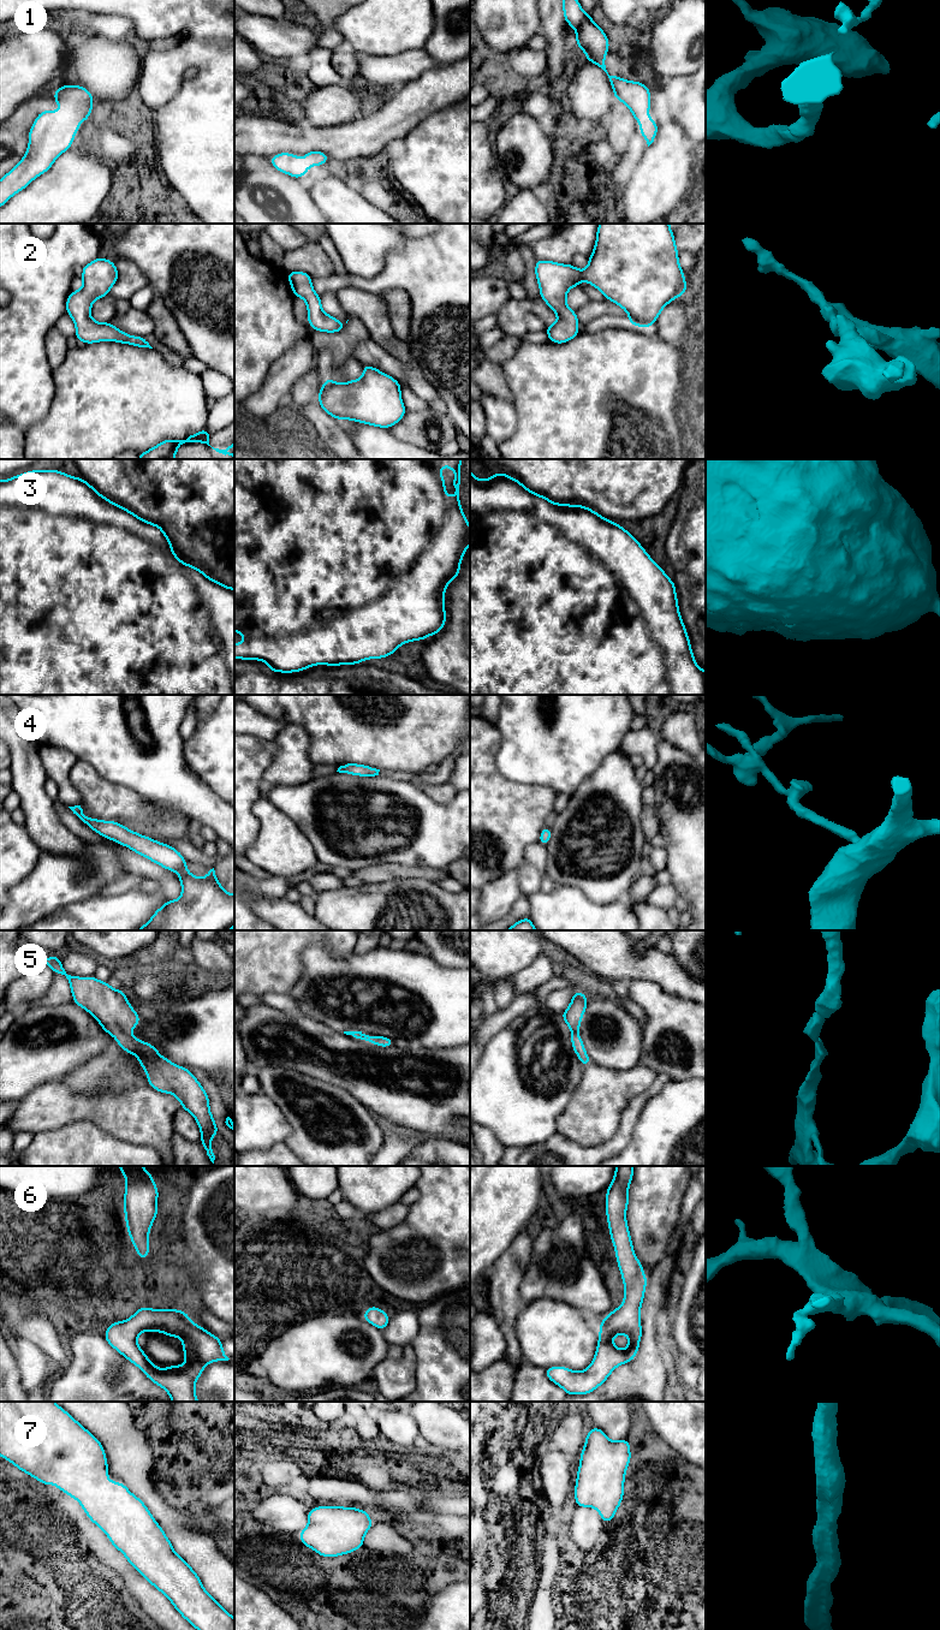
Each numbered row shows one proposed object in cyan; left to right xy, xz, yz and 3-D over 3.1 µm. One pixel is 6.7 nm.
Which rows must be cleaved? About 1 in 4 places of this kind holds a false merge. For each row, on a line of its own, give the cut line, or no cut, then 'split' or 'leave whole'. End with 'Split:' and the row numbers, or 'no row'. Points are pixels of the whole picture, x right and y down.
1: no cut; leave whole
2: no cut; leave whole
3: no cut; leave whole
4: no cut; leave whole
5: no cut; leave whole
6: no cut; leave whole
7: no cut; leave whole
Split: no row

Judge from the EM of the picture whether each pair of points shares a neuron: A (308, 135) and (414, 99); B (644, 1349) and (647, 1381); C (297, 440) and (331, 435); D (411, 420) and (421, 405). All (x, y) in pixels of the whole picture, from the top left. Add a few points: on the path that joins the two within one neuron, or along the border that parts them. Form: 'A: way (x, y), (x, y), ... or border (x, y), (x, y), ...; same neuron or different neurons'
A: way (334, 137), (366, 137), (382, 130), (387, 125); same neuron
B: way (647, 1357), (647, 1373); same neuron
C: border (296, 420), (310, 432), (316, 433), (329, 446); different neurons
D: border (430, 408), (423, 411), (408, 411); different neurons

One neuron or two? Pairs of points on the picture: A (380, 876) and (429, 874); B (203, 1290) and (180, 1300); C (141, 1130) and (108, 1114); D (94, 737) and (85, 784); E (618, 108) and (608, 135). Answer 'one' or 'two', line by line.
A: one
B: two
C: one
D: two
E: one

